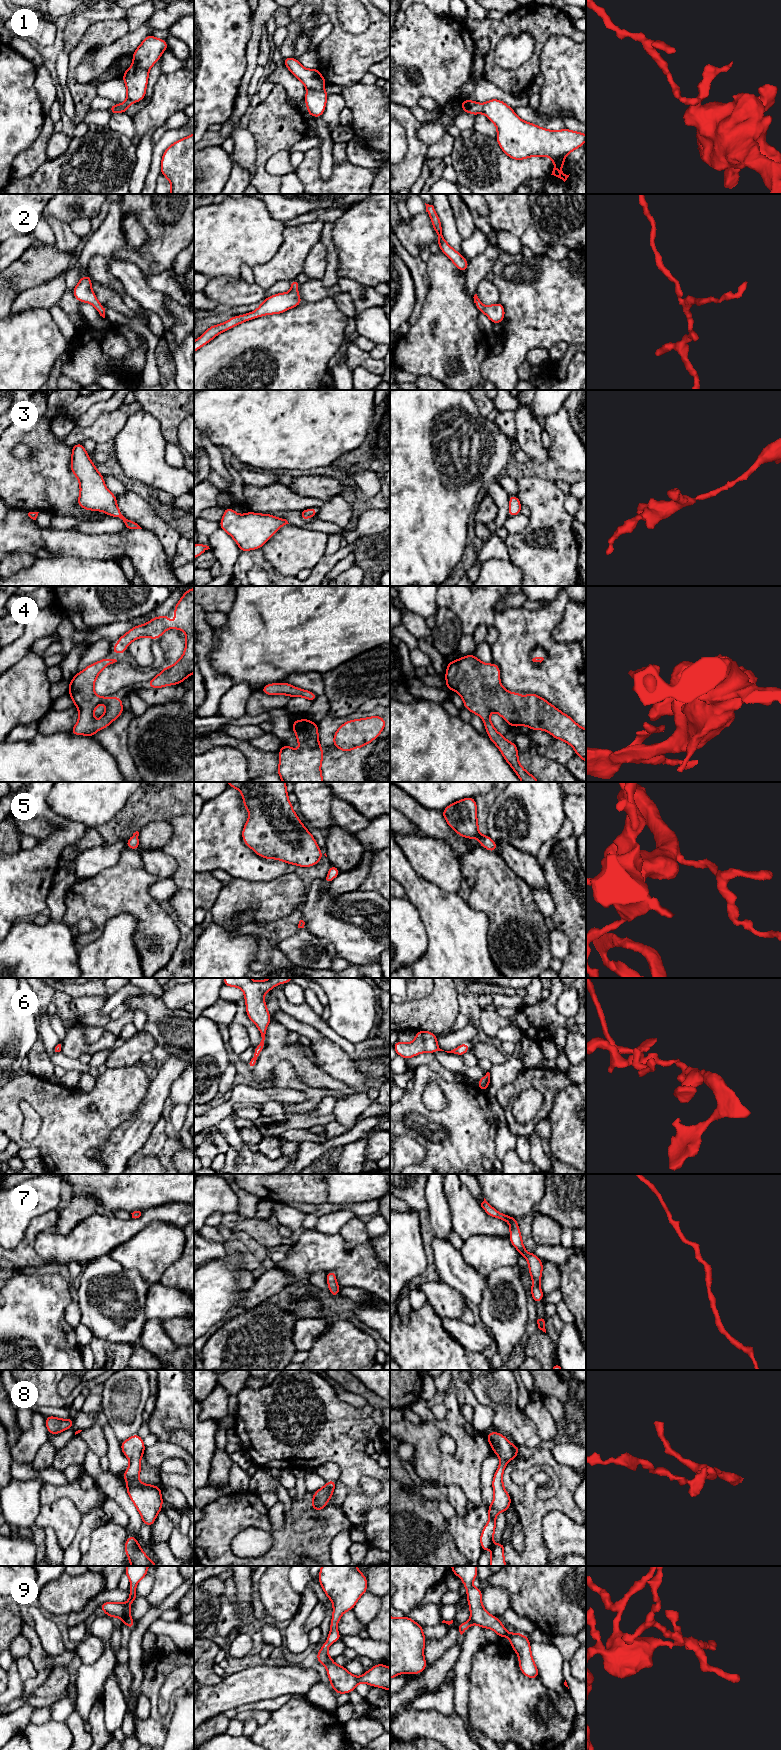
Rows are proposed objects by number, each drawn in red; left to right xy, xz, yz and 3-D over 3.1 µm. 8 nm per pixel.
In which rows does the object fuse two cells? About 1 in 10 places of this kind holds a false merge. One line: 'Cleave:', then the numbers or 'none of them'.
Cleave: 1

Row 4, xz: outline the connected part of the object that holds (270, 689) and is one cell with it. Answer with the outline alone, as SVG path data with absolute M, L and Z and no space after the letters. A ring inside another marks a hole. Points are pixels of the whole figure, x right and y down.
M287 682L267 684L262 687L261 691L267 695L281 694L290 697L304 697L312 702L318 697L315 693L311 691L294 687Z

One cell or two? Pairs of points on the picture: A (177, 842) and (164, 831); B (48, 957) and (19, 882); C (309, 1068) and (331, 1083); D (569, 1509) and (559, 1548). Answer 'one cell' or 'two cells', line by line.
A: two cells
B: two cells
C: one cell
D: two cells

